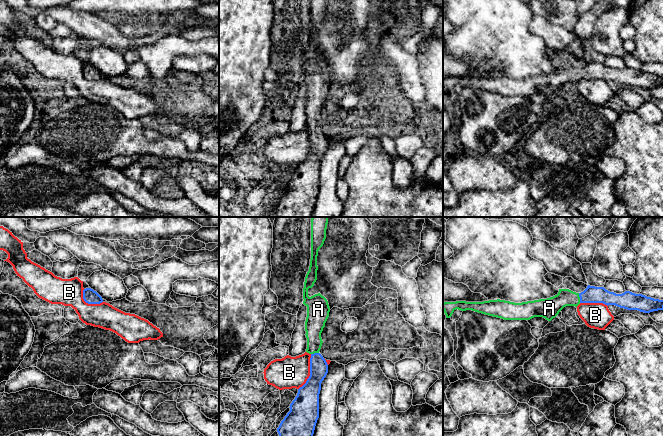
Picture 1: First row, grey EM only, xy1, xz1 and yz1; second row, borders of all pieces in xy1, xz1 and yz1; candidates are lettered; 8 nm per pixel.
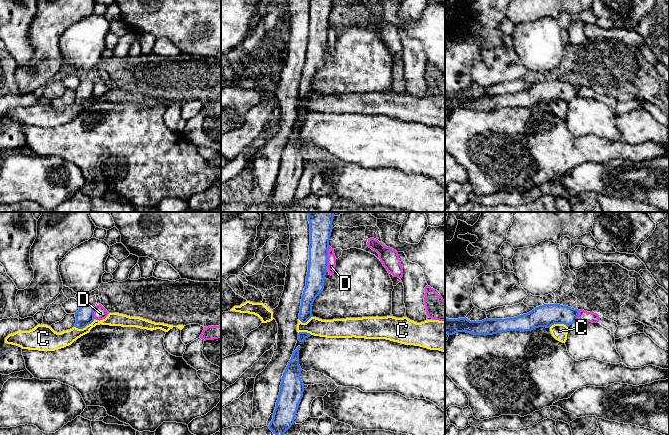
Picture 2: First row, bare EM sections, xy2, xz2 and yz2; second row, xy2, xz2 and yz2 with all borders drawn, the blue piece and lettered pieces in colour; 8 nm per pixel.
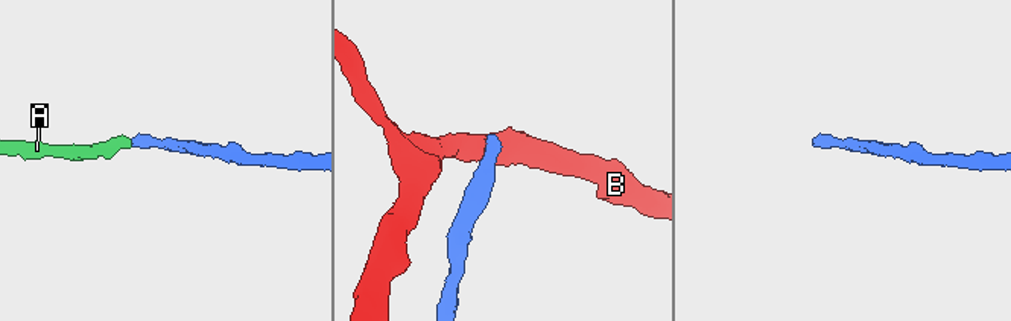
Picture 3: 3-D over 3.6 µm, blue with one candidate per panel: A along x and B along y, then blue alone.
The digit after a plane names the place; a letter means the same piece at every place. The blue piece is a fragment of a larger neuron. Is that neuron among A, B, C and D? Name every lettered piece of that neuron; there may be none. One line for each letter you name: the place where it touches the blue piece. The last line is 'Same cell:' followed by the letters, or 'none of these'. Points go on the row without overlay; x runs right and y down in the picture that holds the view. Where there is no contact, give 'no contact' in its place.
A: yz1 (580, 74)
Same cell: A

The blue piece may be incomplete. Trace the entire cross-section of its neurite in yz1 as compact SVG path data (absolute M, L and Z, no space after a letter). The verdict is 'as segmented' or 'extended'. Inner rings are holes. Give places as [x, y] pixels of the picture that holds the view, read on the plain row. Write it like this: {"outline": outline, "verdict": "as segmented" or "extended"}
{"outline": "M588 61L581 69L569 65L559 65L558 70L553 73L522 79L500 75L483 78L444 78L443 87L446 94L450 94L453 88L458 85L461 87L472 86L504 96L530 96L534 93L543 93L551 97L564 83L577 83L580 79L603 79L607 82L615 81L627 86L638 86L644 89L663 86L663 76L630 67L616 70L604 63Z", "verdict": "extended"}

